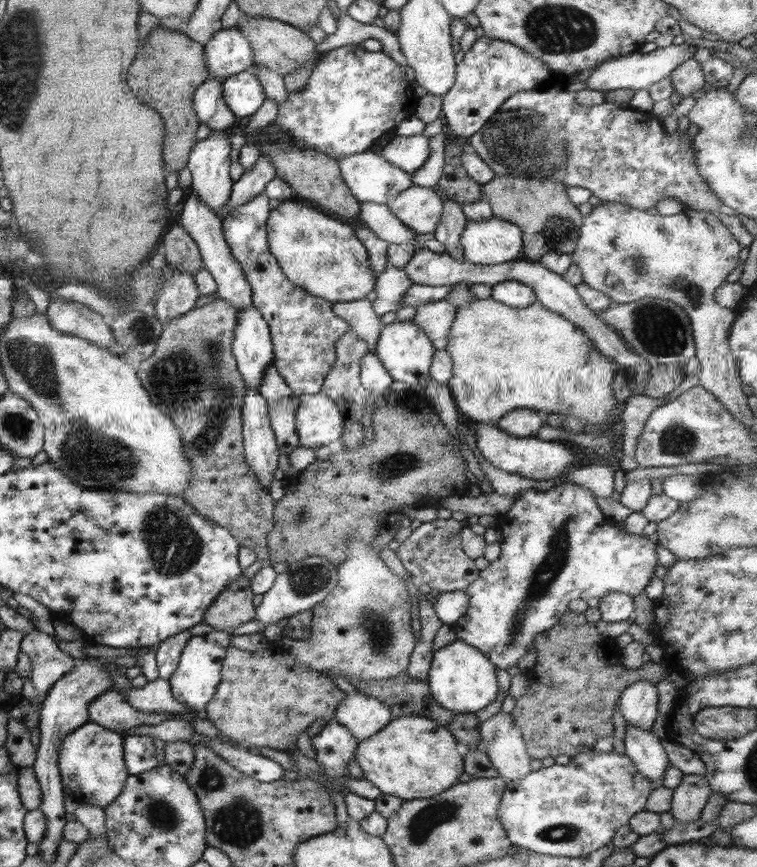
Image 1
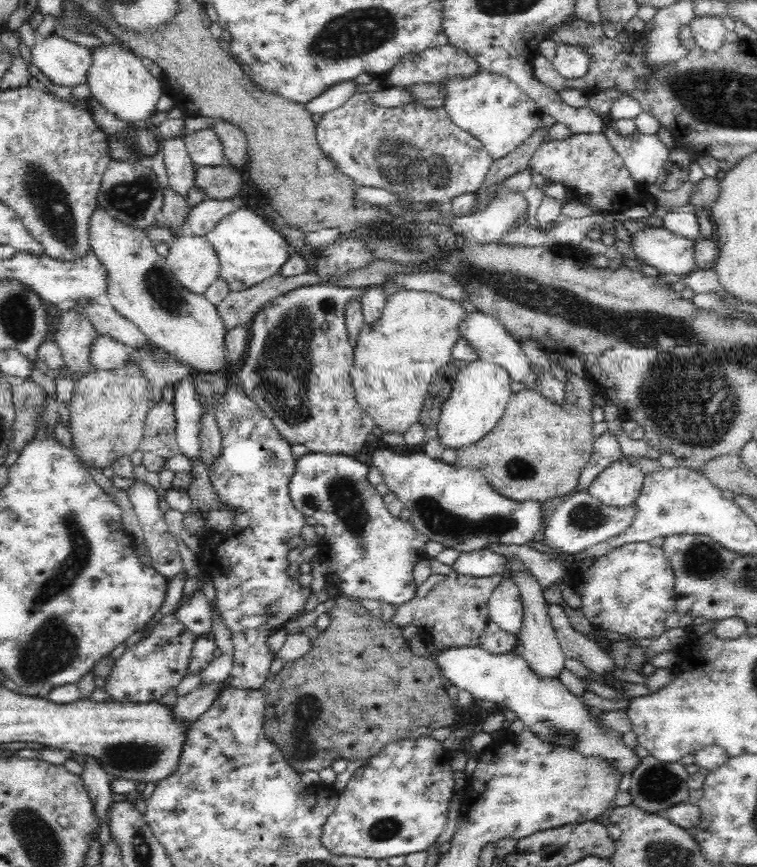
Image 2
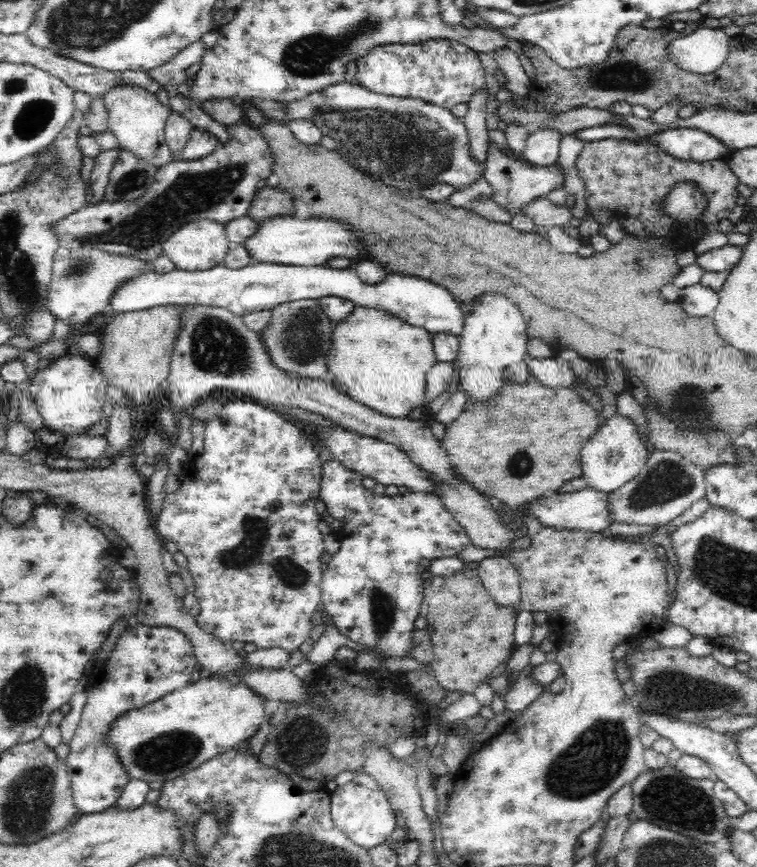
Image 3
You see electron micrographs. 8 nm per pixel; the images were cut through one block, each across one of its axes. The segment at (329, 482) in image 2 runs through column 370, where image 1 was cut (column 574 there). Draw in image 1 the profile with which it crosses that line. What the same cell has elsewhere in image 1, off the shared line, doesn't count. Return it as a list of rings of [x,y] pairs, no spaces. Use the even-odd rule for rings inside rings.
[[[568,470],[565,471],[565,473],[563,473],[563,475],[559,475],[559,477],[557,477],[557,480],[551,480],[551,482],[548,485],[545,485],[544,487],[539,487],[536,489],[527,489],[527,490],[523,490],[522,493],[521,491],[519,491],[519,493],[517,493],[515,500],[513,501],[513,504],[507,508],[507,510],[505,510],[505,512],[502,512],[499,515],[496,515],[494,517],[494,522],[495,522],[495,527],[499,530],[499,534],[501,534],[500,540],[498,542],[498,545],[500,546],[500,553],[499,556],[493,560],[493,562],[489,562],[489,564],[487,565],[486,568],[482,569],[479,571],[479,574],[477,575],[477,578],[471,583],[469,584],[469,586],[467,586],[467,588],[463,591],[465,591],[465,594],[469,597],[469,604],[467,607],[467,610],[464,612],[464,615],[462,617],[459,617],[459,620],[456,620],[452,625],[452,629],[454,630],[455,636],[457,640],[460,640],[461,642],[464,642],[465,644],[468,644],[469,646],[472,646],[473,648],[476,648],[479,652],[482,652],[487,659],[489,659],[489,662],[491,664],[494,664],[494,666],[497,669],[501,669],[501,670],[508,670],[511,666],[515,666],[519,660],[519,658],[521,658],[521,656],[523,656],[526,651],[527,648],[529,648],[529,646],[531,646],[533,639],[535,638],[535,635],[537,633],[549,630],[551,628],[551,626],[553,626],[558,620],[559,617],[565,613],[567,610],[567,602],[569,602],[569,600],[577,600],[577,598],[581,598],[581,600],[586,601],[588,598],[603,598],[603,596],[607,596],[609,593],[612,592],[622,592],[623,594],[626,594],[627,596],[630,596],[631,598],[633,598],[634,596],[637,596],[637,594],[641,594],[641,591],[644,590],[645,586],[647,586],[647,584],[649,584],[649,580],[651,580],[651,578],[653,578],[653,572],[655,572],[655,566],[657,566],[658,562],[657,562],[657,552],[655,551],[655,546],[656,544],[649,541],[649,539],[647,539],[645,536],[644,537],[640,537],[639,535],[632,535],[632,534],[626,534],[625,531],[618,531],[618,528],[615,527],[615,522],[613,519],[611,518],[606,518],[605,515],[603,515],[603,513],[599,510],[599,507],[597,507],[597,505],[595,504],[595,501],[593,500],[593,495],[586,489],[583,488],[582,486],[577,486],[577,485],[573,485],[571,483],[567,483],[567,481],[563,481],[563,483],[561,483],[561,476],[565,476],[565,474],[567,474],[567,472],[569,472]]]

